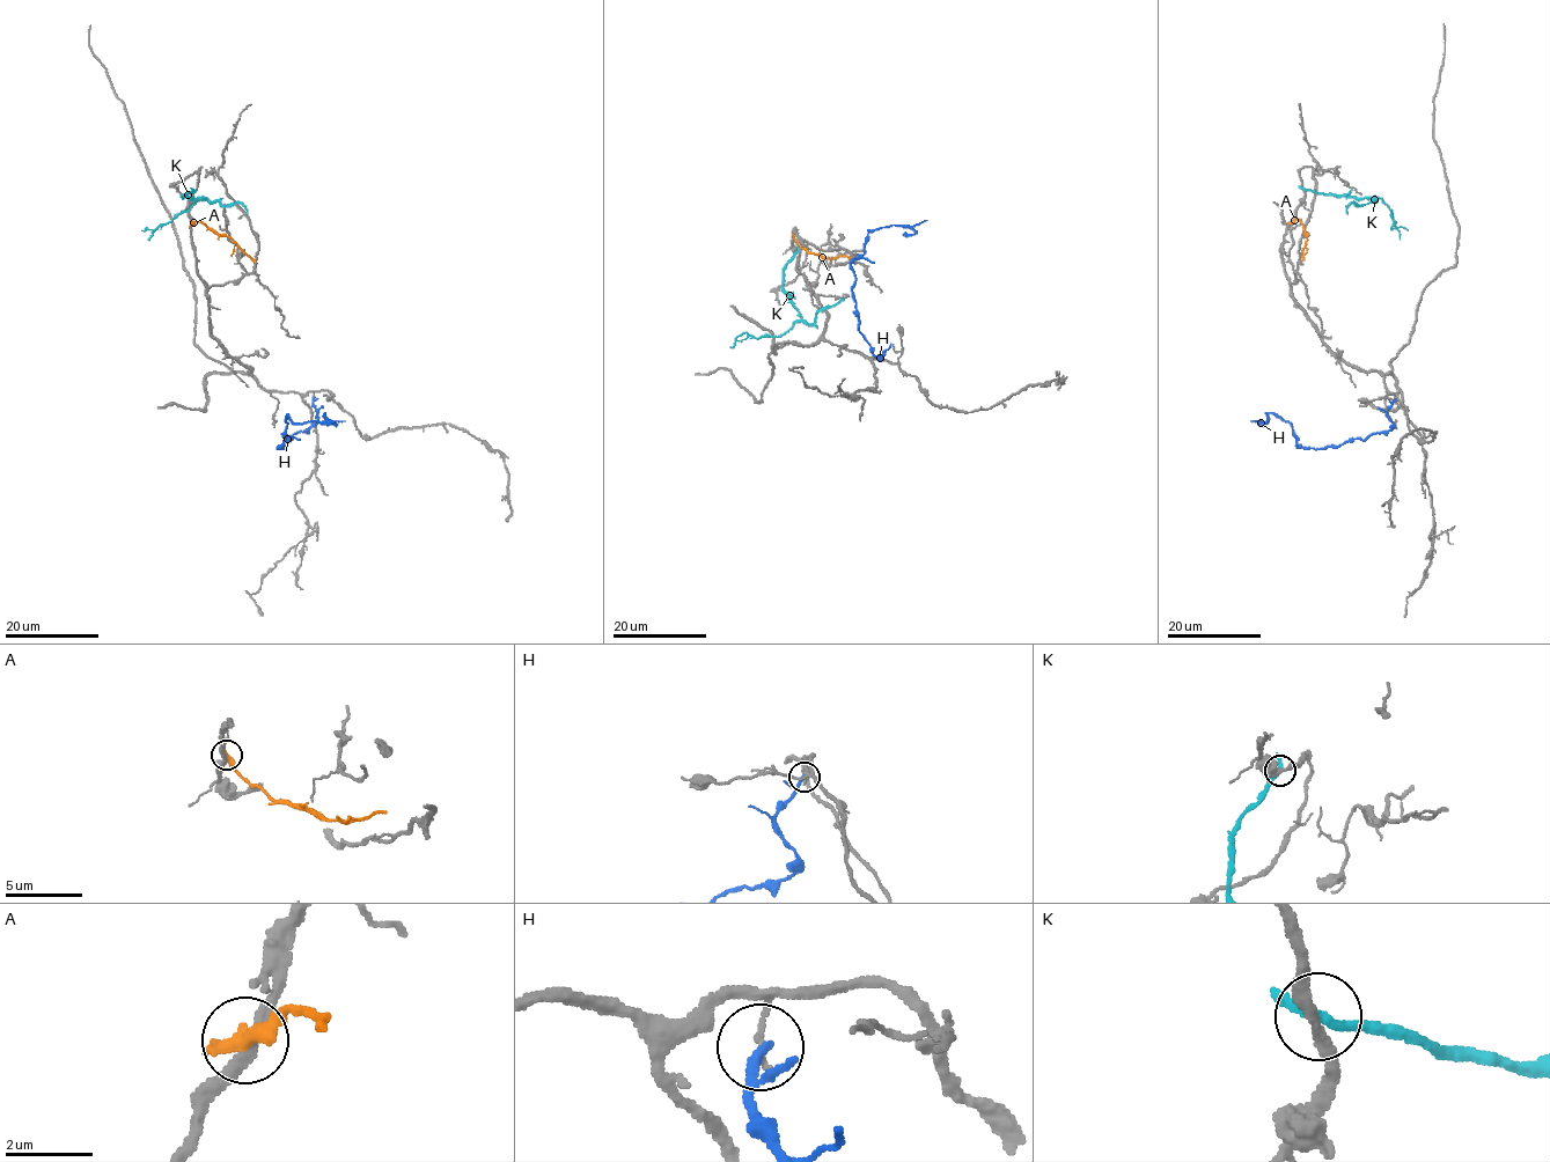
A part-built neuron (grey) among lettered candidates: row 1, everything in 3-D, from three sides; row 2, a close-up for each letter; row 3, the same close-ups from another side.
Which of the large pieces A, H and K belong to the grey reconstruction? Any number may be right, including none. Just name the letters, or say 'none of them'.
none of them

